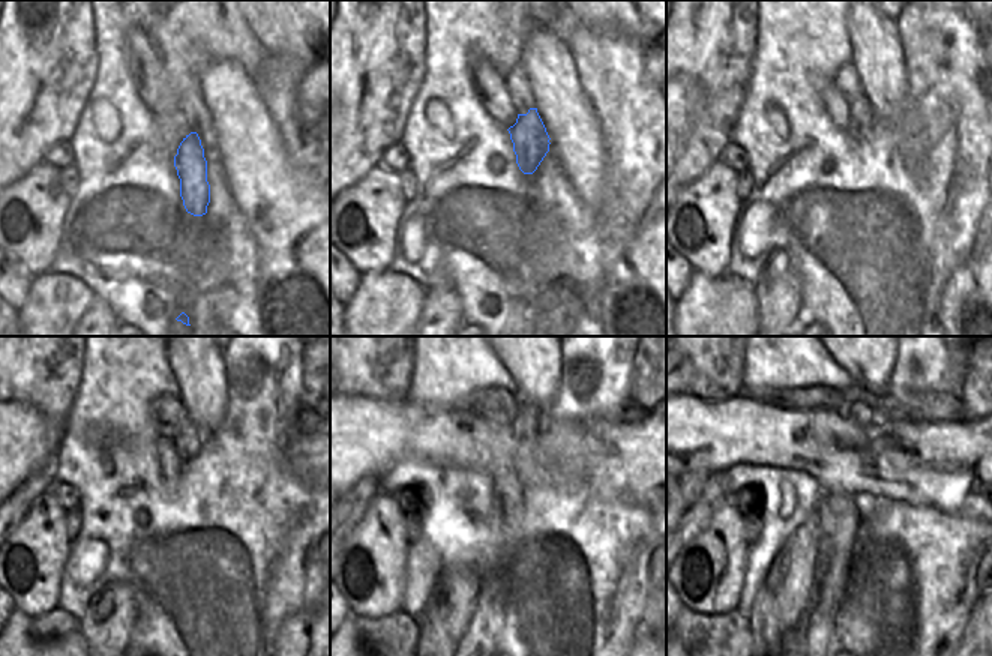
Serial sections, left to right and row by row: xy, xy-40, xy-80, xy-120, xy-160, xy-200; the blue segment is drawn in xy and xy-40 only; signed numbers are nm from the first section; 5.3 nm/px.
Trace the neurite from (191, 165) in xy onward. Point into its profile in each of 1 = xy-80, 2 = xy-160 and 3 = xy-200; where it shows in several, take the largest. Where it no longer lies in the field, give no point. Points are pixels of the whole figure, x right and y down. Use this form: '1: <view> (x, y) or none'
1: xy-80 (862, 116)
2: xy-160 (527, 425)
3: xy-200 (860, 413)

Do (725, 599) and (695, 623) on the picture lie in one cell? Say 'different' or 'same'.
different

